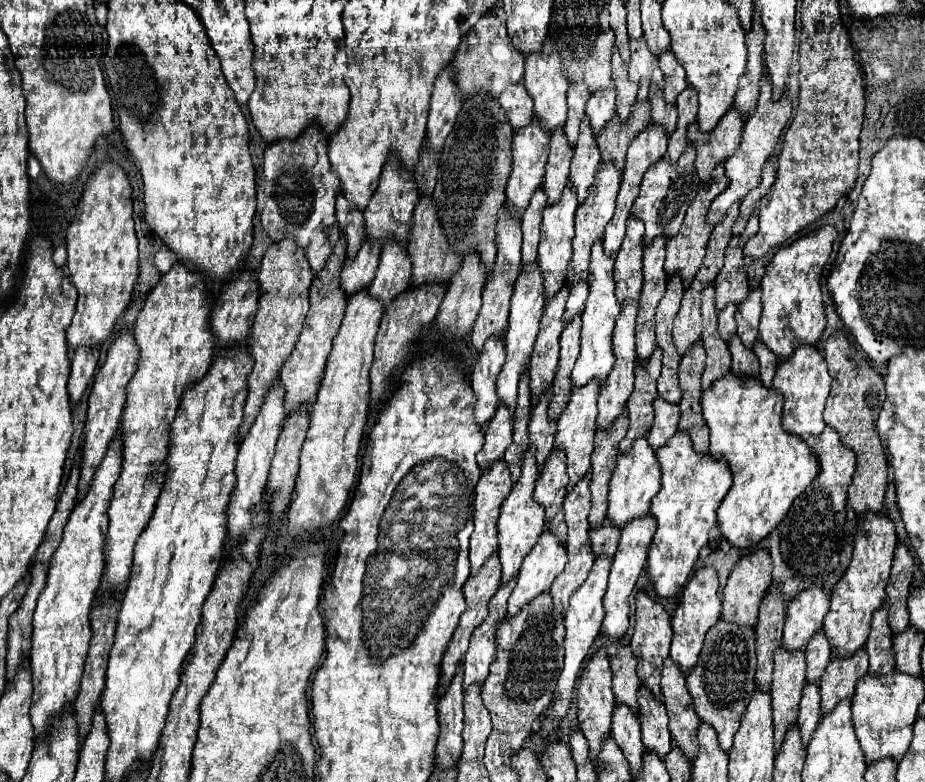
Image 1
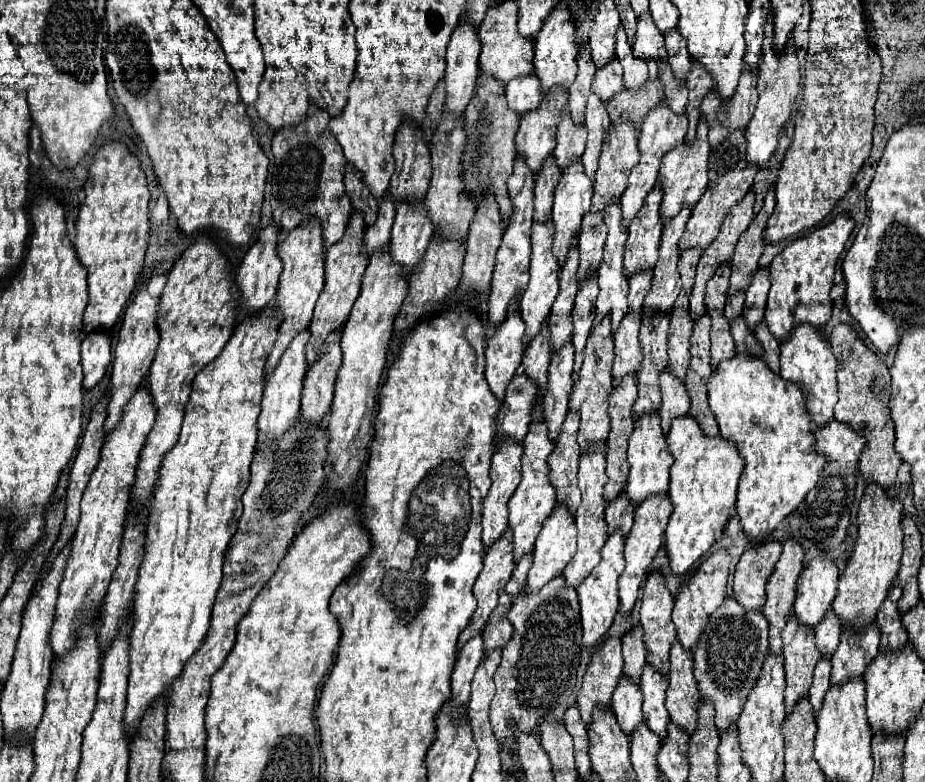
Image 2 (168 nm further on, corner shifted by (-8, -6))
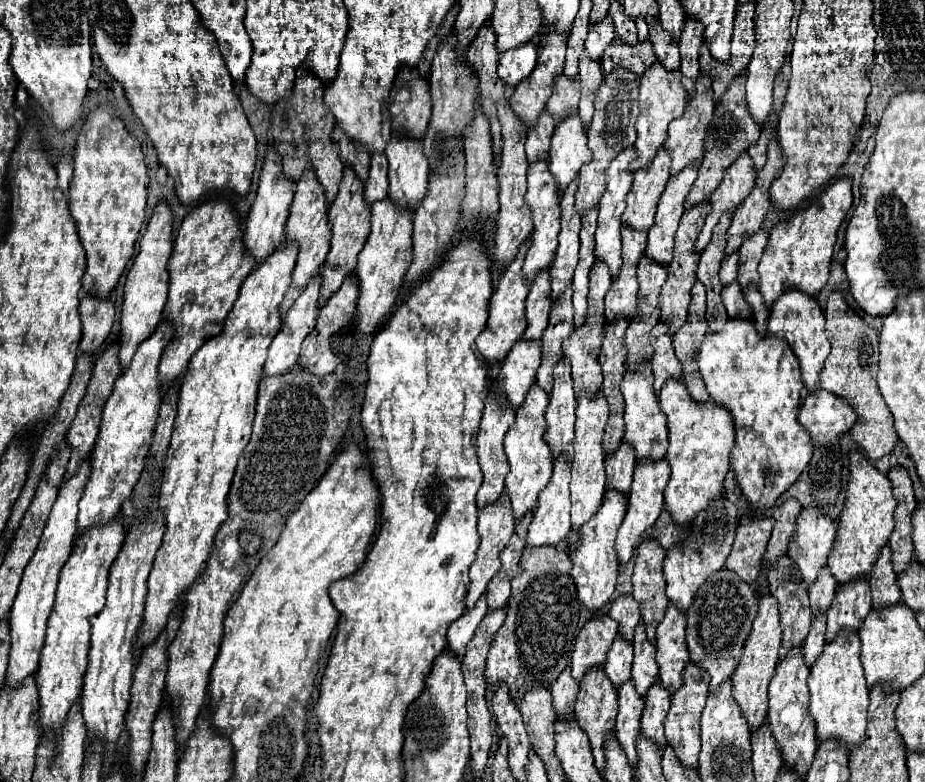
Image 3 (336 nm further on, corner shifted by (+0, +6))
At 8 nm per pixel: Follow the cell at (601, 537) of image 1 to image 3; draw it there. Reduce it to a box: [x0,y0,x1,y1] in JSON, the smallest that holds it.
[605,442,635,494]

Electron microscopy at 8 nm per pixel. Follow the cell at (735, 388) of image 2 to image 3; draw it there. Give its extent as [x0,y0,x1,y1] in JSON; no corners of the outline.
[697,320,813,514]

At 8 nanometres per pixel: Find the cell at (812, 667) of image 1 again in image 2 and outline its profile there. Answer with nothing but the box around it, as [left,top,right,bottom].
[815,608,843,656]

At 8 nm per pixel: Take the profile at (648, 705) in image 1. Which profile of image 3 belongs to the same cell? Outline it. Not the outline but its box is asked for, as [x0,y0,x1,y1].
[633,622,659,698]

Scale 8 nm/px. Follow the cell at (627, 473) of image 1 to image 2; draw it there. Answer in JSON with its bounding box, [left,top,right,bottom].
[627,412,673,506]

